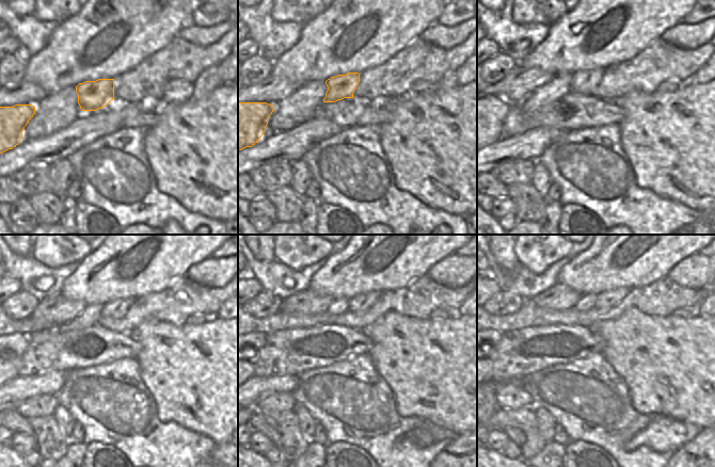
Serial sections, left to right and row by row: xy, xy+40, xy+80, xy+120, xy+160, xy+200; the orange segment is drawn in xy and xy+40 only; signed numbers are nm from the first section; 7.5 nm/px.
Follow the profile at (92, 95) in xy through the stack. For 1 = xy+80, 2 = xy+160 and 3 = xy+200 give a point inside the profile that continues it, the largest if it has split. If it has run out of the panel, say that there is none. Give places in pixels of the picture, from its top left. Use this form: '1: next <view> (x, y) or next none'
1: next xy+80 (583, 82)
2: next xy+160 (358, 308)
3: next xy+200 (597, 306)

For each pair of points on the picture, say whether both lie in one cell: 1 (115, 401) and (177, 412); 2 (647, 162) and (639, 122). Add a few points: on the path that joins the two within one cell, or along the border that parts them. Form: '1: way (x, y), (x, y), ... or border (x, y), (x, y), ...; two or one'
1: border (144, 385), (157, 416), (175, 423); two
2: way (647, 153), (642, 146), (641, 131); one

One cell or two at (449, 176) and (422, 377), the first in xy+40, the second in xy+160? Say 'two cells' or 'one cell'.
one cell

